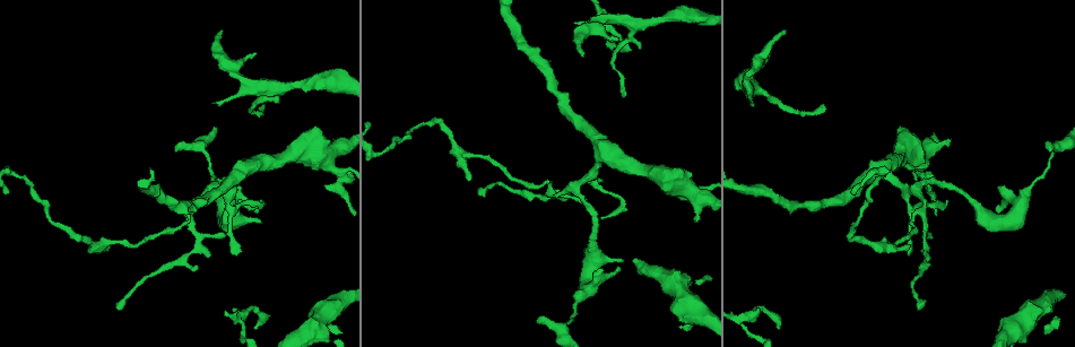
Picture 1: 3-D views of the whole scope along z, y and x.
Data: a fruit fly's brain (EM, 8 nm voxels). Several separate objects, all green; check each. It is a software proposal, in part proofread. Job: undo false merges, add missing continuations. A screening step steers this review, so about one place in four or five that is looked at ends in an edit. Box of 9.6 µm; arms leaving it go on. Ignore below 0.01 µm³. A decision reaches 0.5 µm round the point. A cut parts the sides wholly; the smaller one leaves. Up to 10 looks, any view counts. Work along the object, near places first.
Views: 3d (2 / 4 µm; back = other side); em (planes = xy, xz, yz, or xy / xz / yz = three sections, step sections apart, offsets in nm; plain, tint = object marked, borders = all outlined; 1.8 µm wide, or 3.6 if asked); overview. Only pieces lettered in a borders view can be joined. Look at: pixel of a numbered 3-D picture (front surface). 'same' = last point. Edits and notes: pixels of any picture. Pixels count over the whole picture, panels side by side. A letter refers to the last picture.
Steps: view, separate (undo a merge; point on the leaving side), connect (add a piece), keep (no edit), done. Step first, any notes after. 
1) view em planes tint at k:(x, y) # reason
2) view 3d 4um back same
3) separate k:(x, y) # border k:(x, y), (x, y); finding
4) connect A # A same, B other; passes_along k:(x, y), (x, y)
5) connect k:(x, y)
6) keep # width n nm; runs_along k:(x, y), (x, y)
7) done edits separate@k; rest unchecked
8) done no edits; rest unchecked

view 3d 4um at 1:(785, 30) # free end

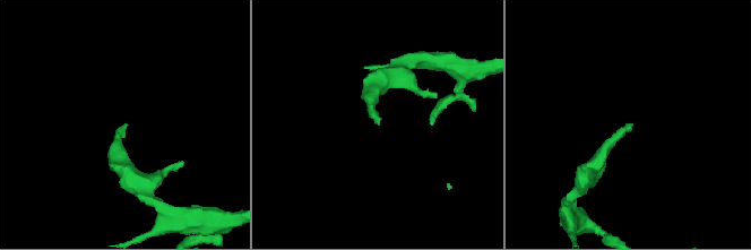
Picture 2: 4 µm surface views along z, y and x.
view em xy step 8 tint at 2:(630, 124) # now the EM

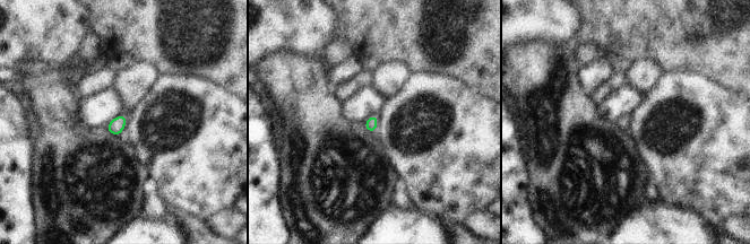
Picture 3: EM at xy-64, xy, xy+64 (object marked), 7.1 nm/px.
view em xy step 8 borders same

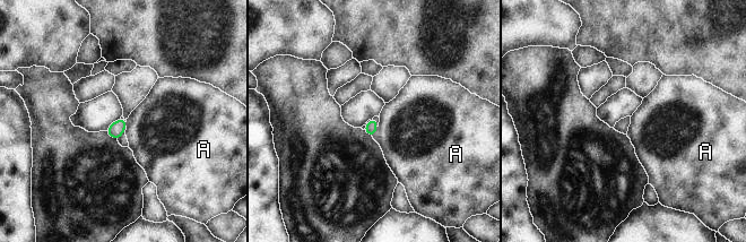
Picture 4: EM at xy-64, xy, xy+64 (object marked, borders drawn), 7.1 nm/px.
keep # A other; border 4:(378, 127), (372, 137); none of them fits

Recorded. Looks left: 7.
view 3d 4um at 1:(574, 21) # an open end

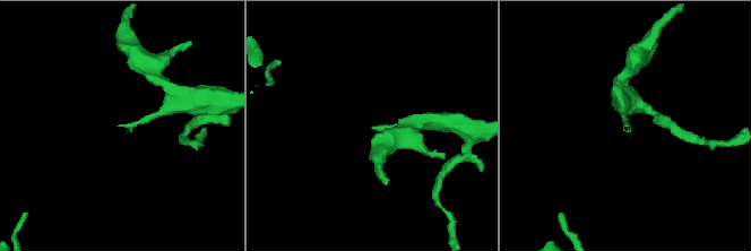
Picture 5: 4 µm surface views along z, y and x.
view em yz step 8 borders at 5:(627, 125) # now the EM

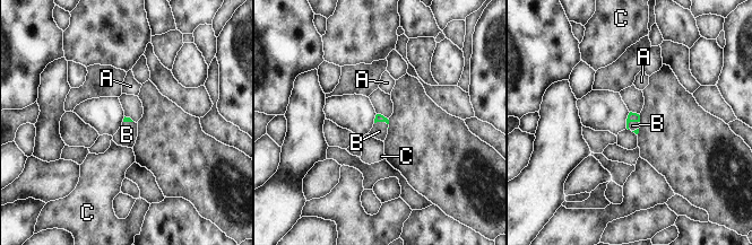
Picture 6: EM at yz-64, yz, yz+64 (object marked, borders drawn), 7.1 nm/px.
connect B # longest_contact B 90 nm; A other, B same, C other; passes_along 6:(632, 116), (631, 121), (632, 125); it goes on there

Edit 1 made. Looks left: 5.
view em planes borders at 1:(236, 253) # tapers out

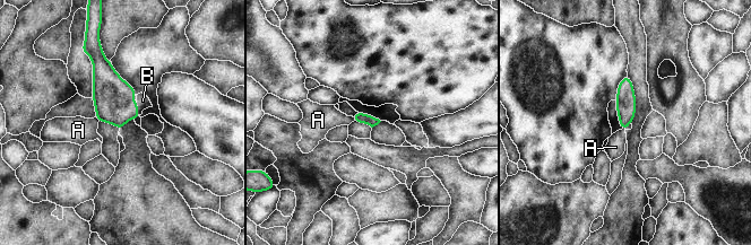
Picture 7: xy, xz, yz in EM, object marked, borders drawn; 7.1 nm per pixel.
connect B # A other, B same; passes_along 7:(112, 96), (137, 108), (143, 101); it goes on there

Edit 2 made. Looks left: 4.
view 3d 4um at 1:(551, 190) # a fork

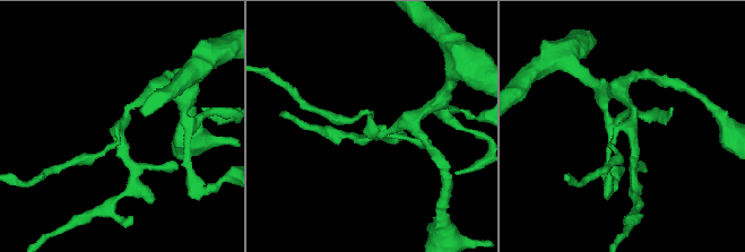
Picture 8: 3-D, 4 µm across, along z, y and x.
view em planes borders at 8:(119, 126) # arms 3

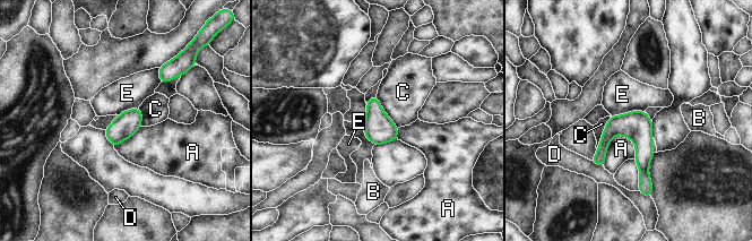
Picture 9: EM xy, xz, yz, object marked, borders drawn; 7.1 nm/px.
keep # longest_contact A 280 nm; A other, B other, C other, D other, E other; all the same neuron

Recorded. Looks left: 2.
done edits connect@6, connect@7; rest unchecked

